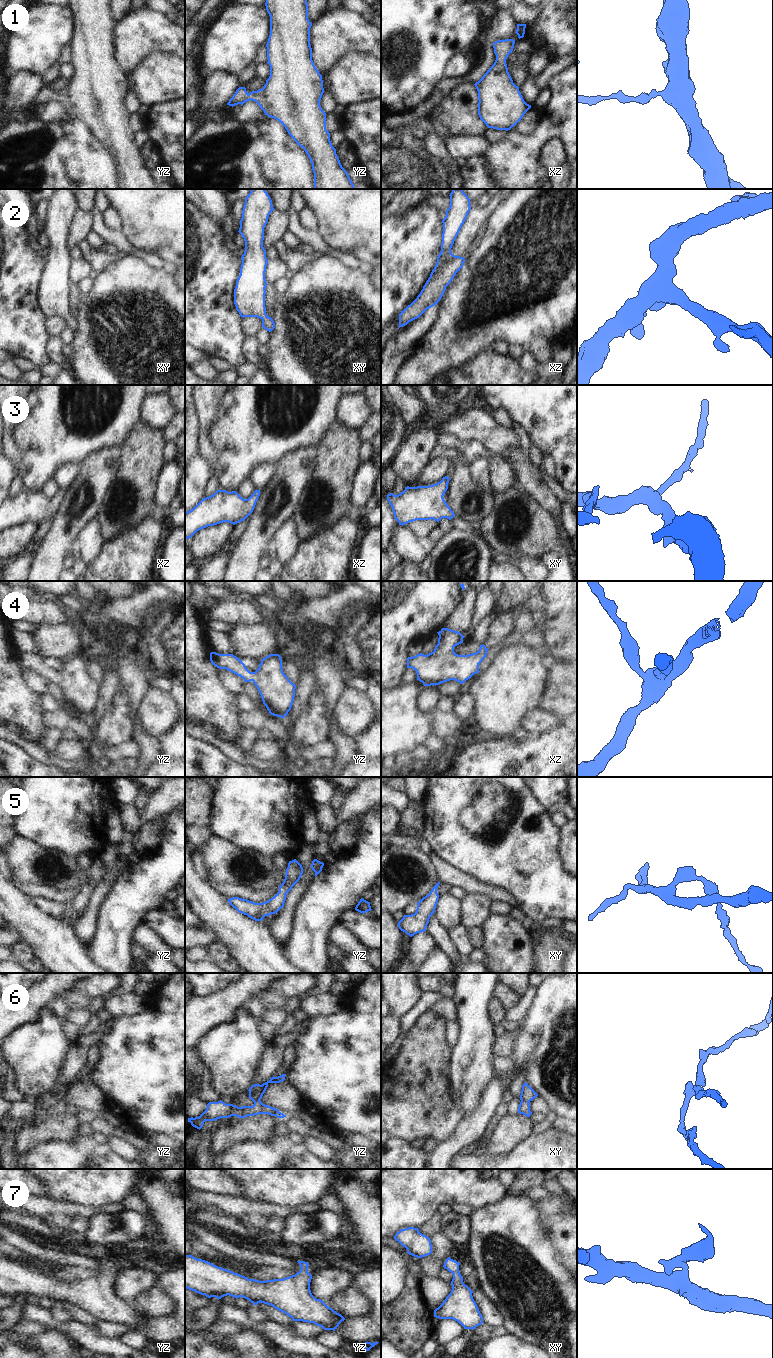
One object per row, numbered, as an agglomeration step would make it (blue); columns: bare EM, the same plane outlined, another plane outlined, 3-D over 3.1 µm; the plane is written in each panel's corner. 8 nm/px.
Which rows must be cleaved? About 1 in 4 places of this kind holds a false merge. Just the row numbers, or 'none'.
none

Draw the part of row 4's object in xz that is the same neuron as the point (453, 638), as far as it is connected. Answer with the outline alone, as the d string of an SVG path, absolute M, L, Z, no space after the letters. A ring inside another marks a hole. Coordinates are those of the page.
M442 628L437 633L438 644L433 652L407 658L407 668L416 671L417 680L424 686L436 686L450 680L462 684L479 673L479 664L488 652L484 644L480 645L476 653L458 655L454 652L454 647L463 643L464 636L448 628Z

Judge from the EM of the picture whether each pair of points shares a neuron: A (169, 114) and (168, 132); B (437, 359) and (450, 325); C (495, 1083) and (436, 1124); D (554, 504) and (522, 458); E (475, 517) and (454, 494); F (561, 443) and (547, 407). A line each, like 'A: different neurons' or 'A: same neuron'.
A: same neuron
B: same neuron
C: different neurons
D: same neuron
E: same neuron
F: same neuron

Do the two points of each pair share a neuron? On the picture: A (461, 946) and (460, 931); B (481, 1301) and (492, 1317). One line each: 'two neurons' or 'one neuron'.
A: one neuron
B: one neuron

